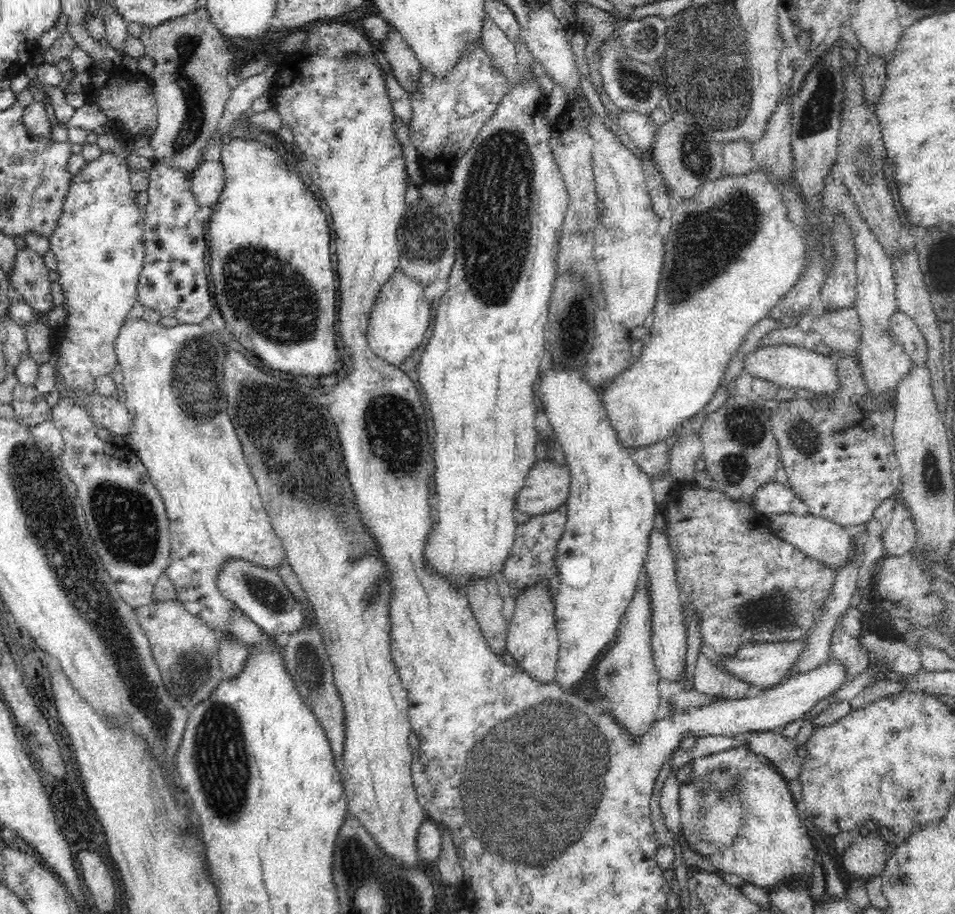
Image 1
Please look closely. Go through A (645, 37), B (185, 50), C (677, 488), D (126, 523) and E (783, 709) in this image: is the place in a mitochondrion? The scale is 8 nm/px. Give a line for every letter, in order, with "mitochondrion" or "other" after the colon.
A: mitochondrion
B: mitochondrion
C: other
D: mitochondrion
E: other

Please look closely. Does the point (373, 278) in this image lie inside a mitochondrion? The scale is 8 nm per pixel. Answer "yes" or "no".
no

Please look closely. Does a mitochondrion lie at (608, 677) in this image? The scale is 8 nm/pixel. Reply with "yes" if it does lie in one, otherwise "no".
yes

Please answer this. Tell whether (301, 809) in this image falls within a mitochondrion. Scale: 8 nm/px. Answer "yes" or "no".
no

